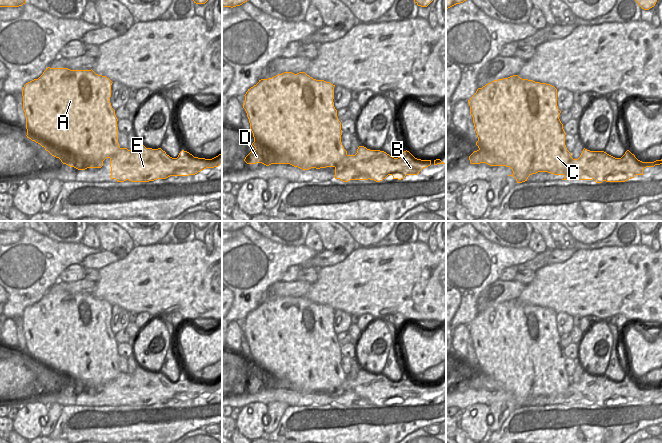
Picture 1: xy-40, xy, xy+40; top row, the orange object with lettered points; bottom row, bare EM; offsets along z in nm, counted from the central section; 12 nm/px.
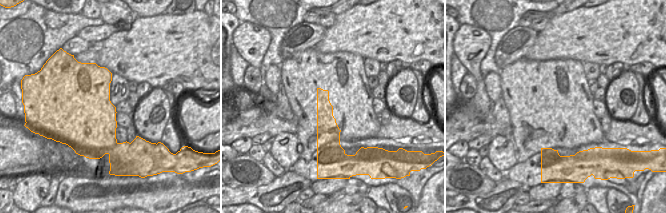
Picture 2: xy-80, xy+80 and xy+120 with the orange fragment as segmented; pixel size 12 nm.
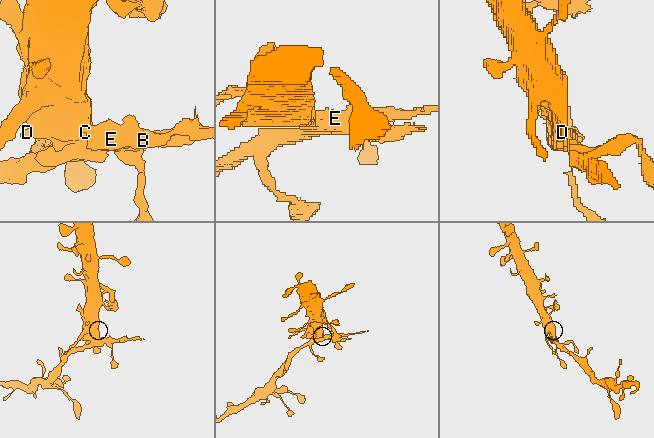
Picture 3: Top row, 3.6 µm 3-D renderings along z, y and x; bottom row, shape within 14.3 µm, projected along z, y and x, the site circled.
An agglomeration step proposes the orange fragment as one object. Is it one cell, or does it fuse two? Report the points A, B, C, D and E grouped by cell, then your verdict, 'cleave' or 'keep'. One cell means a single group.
A C D / B E | cleave

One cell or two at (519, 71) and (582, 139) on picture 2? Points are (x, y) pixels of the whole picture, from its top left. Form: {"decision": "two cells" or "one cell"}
{"decision": "one cell"}

